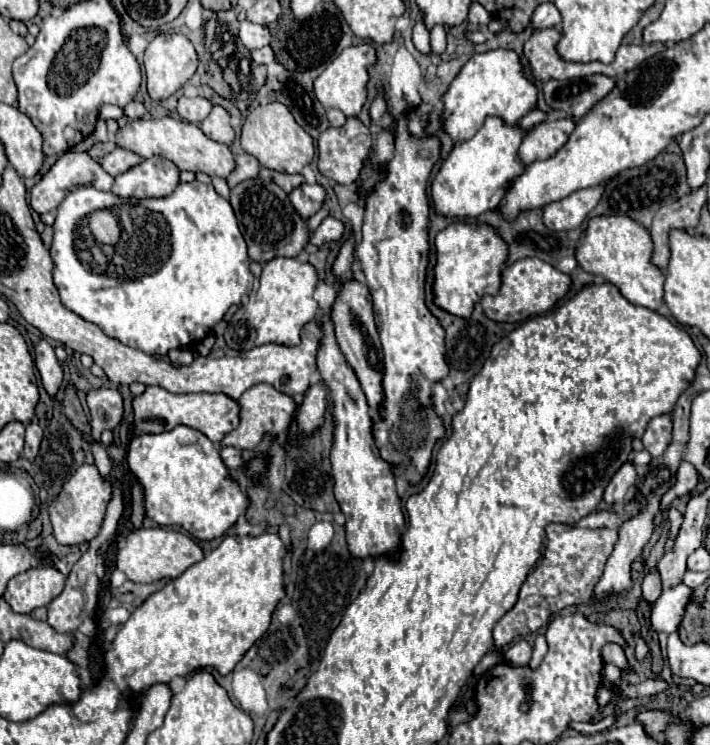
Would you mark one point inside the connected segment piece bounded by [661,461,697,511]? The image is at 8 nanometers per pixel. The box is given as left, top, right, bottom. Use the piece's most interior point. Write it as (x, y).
(686, 482)

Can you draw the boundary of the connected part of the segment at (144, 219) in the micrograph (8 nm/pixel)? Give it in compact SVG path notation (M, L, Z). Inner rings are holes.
M199 181L179 183L171 195L159 199L125 199L85 185L69 193L55 209L49 253L53 261L53 283L59 289L61 303L85 321L101 327L105 335L147 355L167 355L169 349L203 341L227 309L251 293L253 285L247 245L237 227L231 203L217 195L213 185ZM107 205L113 205L111 209L121 227L121 239L115 247L97 243L87 227L87 215Z

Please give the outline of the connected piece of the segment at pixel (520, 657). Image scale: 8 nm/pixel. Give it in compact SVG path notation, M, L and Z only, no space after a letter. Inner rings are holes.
M521 639L517 643L513 643L507 651L505 651L505 659L511 661L511 665L527 665L529 659L531 659L531 653L533 653L533 647L529 641Z

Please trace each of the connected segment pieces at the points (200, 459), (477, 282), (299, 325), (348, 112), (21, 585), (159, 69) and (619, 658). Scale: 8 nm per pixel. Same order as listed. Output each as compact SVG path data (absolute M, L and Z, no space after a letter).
M179 425L161 435L139 435L129 443L127 465L139 479L145 495L145 514L159 526L179 525L201 541L227 533L249 507L249 497L231 479L215 445L199 431Z
M455 221L447 225L435 237L435 265L433 265L433 303L443 311L469 319L477 301L483 295L495 295L499 291L501 269L507 259L503 241L495 237L495 229L479 223Z
M277 257L271 259L269 263L263 265L263 273L259 279L259 289L255 295L251 295L233 315L233 319L229 321L229 327L225 331L225 341L231 349L251 349L255 345L261 343L279 343L279 345L299 345L299 333L303 329L305 323L313 321L317 315L317 301L313 299L313 291L317 285L317 271L313 265L309 263L299 263L297 259L285 259L285 257Z
M361 43L361 45L355 45L355 47L347 47L341 51L339 57L335 57L335 61L331 61L327 65L327 69L315 79L313 83L313 89L315 89L315 95L319 99L319 103L325 107L325 109L339 109L345 113L345 117L355 117L359 115L365 99L367 99L367 81L369 81L369 75L367 75L367 67L375 61L375 49L369 45L369 43Z
M31 567L9 581L3 597L15 613L31 613L37 607L49 605L63 591L65 579L55 567Z
M157 35L149 47L145 49L145 75L147 75L147 93L155 101L163 101L179 91L195 73L197 69L197 53L193 43L183 35Z
M613 643L603 647L603 661L613 663L615 667L619 667L621 673L633 673L633 669L631 669L631 665L629 665L629 661L625 657L625 651L621 647L613 645Z

